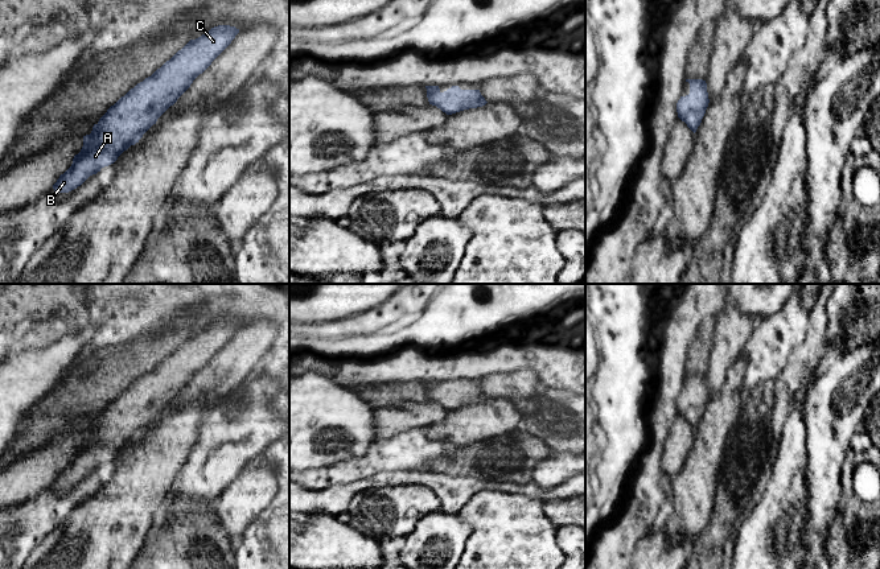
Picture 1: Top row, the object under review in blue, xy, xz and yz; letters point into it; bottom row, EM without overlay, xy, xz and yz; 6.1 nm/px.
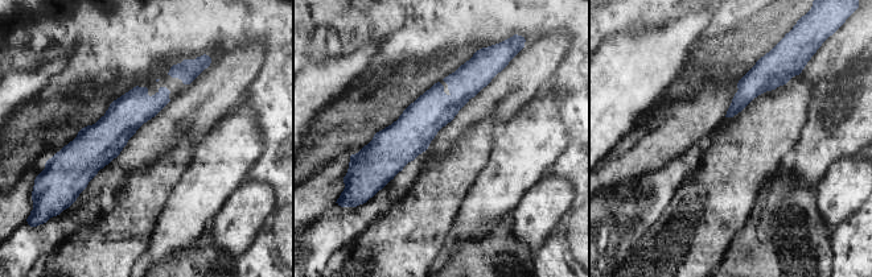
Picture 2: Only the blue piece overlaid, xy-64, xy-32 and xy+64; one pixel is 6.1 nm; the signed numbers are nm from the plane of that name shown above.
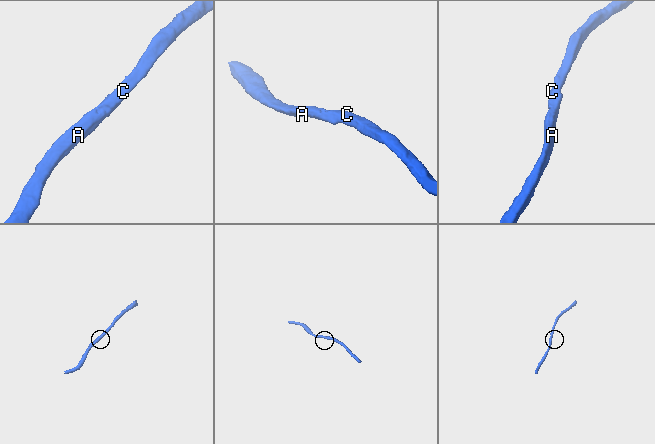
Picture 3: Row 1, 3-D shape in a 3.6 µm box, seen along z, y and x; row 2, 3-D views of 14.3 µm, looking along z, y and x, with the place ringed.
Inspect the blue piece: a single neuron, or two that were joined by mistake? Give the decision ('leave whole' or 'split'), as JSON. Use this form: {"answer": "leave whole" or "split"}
{"answer": "leave whole"}

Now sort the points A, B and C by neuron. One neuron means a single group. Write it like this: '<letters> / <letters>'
A B C

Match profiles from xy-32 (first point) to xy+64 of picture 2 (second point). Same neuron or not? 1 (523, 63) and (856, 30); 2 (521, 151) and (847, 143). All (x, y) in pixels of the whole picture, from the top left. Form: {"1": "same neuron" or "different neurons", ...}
{"1": "same neuron", "2": "same neuron"}

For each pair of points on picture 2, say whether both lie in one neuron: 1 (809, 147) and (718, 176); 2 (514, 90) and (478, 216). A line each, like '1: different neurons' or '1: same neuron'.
1: different neurons
2: different neurons

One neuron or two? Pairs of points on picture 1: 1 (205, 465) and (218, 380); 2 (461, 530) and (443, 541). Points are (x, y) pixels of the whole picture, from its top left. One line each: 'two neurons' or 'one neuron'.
1: two neurons
2: one neuron

